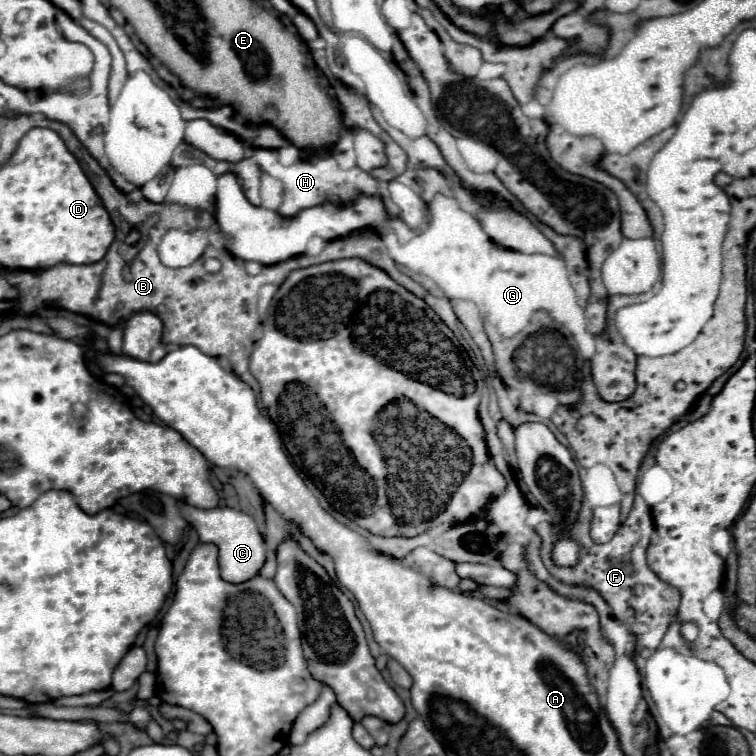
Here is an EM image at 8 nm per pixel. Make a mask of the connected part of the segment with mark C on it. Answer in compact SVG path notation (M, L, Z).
M180 502L180 514L184 516L186 522L190 522L198 536L200 542L214 542L220 548L220 568L222 568L222 578L228 582L244 582L252 576L256 576L266 560L266 550L264 550L264 540L256 528L256 522L252 516L234 510L234 508L212 508L212 510L200 510L196 506L188 506L186 502Z

